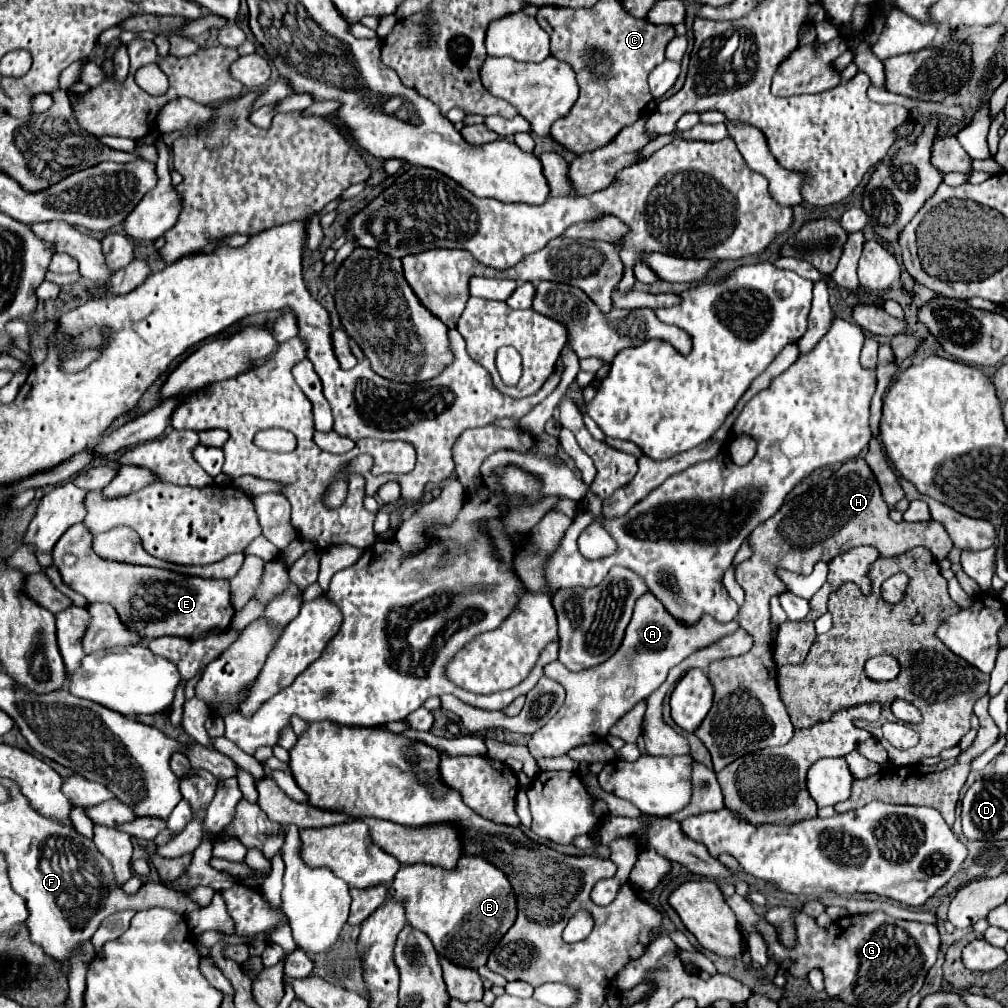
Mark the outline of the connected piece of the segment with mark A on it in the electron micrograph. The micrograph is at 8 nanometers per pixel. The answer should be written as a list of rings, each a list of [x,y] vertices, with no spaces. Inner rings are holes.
[[[644,593],[636,601],[634,615],[630,625],[626,627],[624,641],[620,643],[612,659],[600,663],[600,667],[590,667],[576,673],[568,671],[560,661],[554,661],[544,667],[545,676],[552,677],[560,681],[560,685],[564,685],[566,703],[560,709],[560,713],[556,713],[540,731],[536,731],[530,737],[528,741],[530,754],[536,759],[563,756],[578,745],[604,739],[610,727],[624,713],[628,713],[638,701],[646,699],[652,691],[656,691],[664,683],[668,671],[674,665],[684,661],[694,651],[714,645],[718,639],[730,635],[738,628],[736,620],[716,623],[716,619],[712,619],[710,615],[704,615],[704,619],[700,619],[700,623],[694,623],[692,627],[684,627],[684,623],[668,615],[664,605],[652,593]]]

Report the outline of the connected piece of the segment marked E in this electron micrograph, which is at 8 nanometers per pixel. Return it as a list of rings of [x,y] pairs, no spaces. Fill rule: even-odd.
[[[84,523],[72,525],[60,537],[52,551],[52,557],[62,575],[62,581],[70,589],[82,593],[88,601],[110,603],[112,607],[116,607],[122,623],[128,629],[138,631],[148,639],[164,635],[204,639],[230,627],[234,607],[230,603],[228,581],[200,579],[156,567],[106,561],[92,551],[92,533],[84,527]]]

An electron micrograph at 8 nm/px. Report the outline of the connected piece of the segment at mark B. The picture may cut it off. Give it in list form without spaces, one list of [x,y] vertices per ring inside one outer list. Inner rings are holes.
[[[464,855],[454,869],[404,865],[390,885],[390,897],[404,901],[408,923],[432,939],[438,955],[462,967],[486,965],[490,951],[516,921],[516,893],[508,877],[476,855]]]

